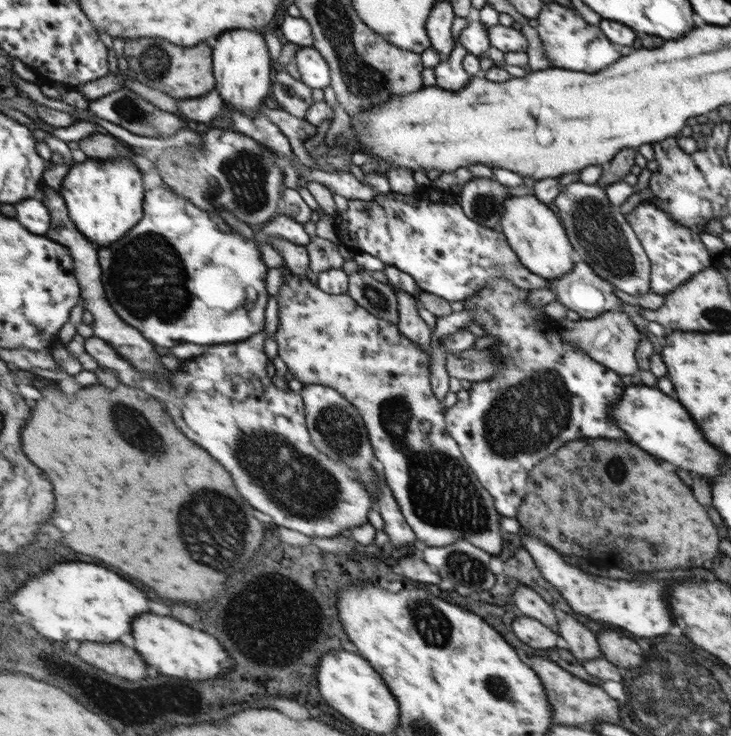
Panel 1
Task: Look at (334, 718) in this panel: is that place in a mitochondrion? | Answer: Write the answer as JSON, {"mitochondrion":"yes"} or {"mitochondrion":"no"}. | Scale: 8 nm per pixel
{"mitochondrion":"no"}

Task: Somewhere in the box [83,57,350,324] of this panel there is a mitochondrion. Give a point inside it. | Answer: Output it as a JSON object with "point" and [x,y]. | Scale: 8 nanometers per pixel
{"point":[241,184]}

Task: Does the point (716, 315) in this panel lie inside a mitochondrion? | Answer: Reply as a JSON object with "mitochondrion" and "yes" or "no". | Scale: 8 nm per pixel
{"mitochondrion":"yes"}

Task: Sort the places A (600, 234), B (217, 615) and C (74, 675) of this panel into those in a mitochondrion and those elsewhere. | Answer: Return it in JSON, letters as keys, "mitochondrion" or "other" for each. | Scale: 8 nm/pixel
{"A":"mitochondrion","B":"other","C":"other"}

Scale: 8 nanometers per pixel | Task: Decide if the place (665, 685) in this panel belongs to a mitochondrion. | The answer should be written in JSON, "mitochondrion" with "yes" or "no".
{"mitochondrion":"yes"}

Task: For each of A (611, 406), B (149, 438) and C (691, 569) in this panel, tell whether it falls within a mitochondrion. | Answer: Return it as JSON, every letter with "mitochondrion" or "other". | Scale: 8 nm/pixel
{"A":"other","B":"mitochondrion","C":"other"}

